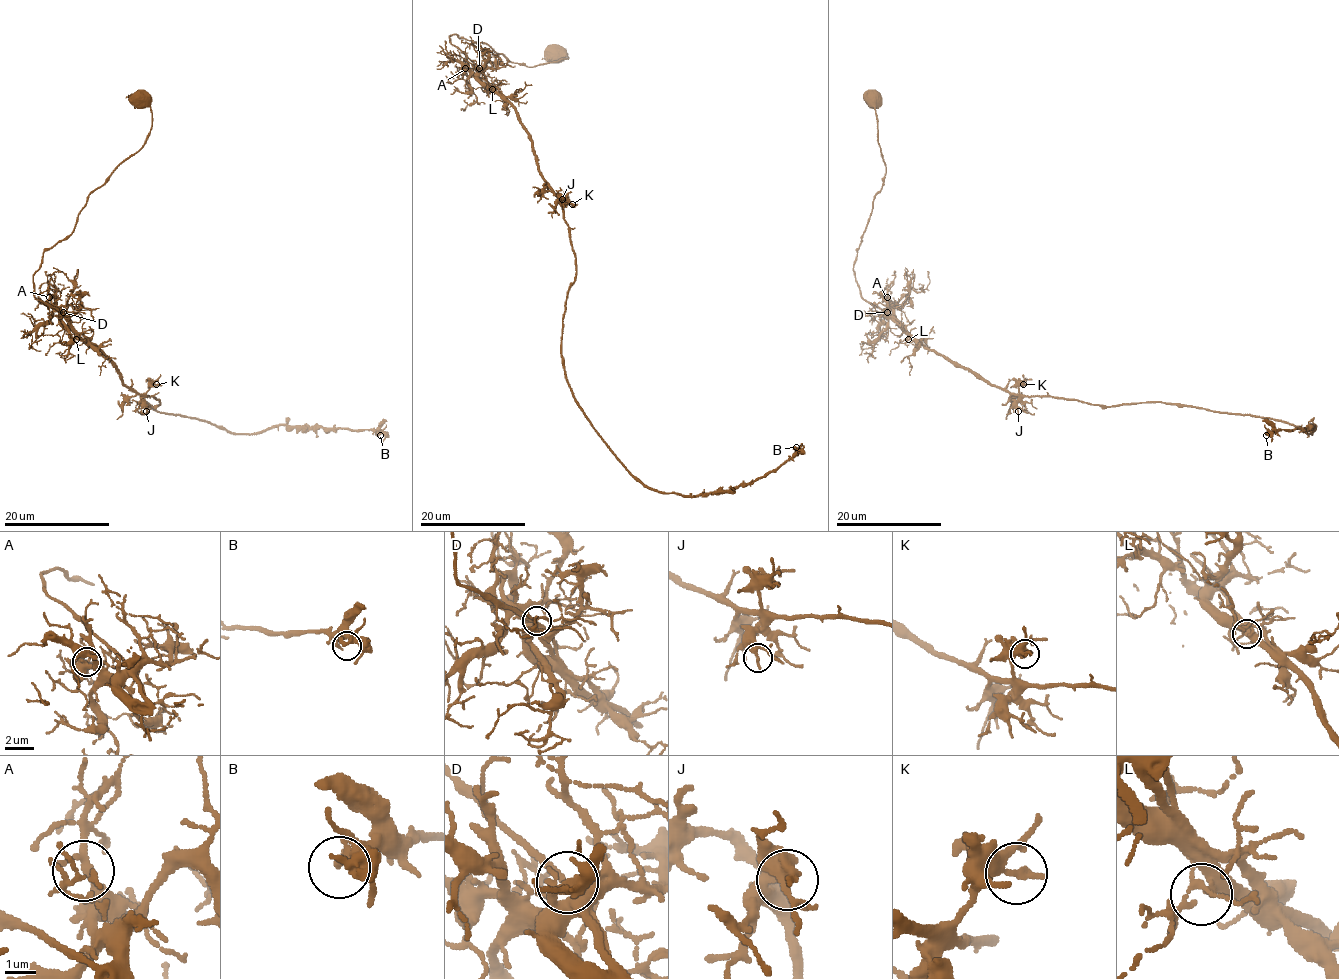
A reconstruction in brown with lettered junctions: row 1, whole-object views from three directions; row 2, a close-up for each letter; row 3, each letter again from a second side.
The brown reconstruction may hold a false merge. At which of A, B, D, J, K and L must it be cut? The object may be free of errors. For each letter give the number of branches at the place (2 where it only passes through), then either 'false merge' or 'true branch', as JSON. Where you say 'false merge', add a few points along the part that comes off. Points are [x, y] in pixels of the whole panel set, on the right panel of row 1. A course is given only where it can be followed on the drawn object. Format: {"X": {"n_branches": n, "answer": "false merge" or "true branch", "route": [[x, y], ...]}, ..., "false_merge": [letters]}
{"A": {"n_branches": 3, "answer": "true branch"}, "B": {"n_branches": 2, "answer": "true branch"}, "D": {"n_branches": 2, "answer": "true branch"}, "J": {"n_branches": 2, "answer": "true branch"}, "K": {"n_branches": 2, "answer": "true branch"}, "L": {"n_branches": 3, "answer": "true branch"}, "false_merge": []}

